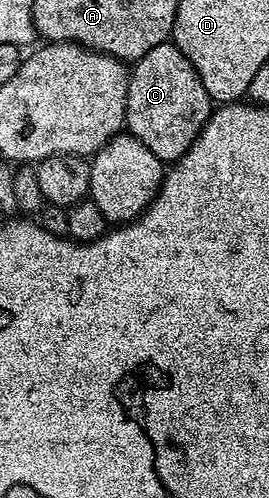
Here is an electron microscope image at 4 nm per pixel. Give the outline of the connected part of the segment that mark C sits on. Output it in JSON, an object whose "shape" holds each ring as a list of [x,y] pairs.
{"shape":[[[166,42],[155,46],[155,50],[147,50],[147,54],[132,65],[127,86],[125,128],[128,135],[143,142],[143,146],[162,162],[178,160],[192,146],[214,107],[207,90],[203,90],[195,66],[191,66],[176,44]]]}

